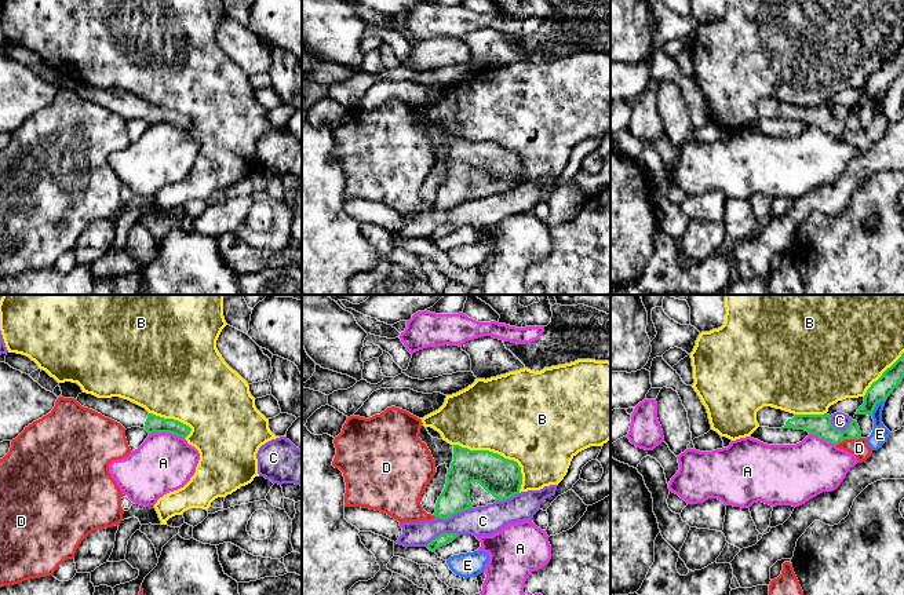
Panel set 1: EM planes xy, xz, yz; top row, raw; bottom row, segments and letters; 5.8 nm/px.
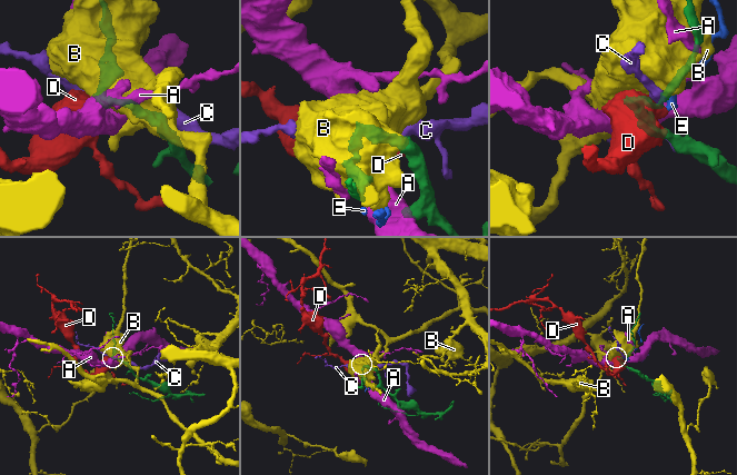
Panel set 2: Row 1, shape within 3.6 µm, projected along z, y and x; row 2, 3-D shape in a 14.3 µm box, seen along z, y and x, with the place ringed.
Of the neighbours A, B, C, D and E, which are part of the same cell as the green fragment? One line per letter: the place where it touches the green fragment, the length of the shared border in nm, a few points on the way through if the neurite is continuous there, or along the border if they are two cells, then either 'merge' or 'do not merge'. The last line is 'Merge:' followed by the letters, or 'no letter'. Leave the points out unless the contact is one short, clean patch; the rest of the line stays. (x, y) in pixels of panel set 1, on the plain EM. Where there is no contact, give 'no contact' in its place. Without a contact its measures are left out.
A: xy (167, 123) | 220 nm | do not merge
B: xz (499, 146) | 480 nm | do not merge
C: xz (454, 205) | 220 nm | do not merge
D: yz (848, 130) | 150 nm | along yz (860, 128), (842, 131), (837, 137) | do not merge
E: yz (875, 97) | 130 nm | do not merge
Merge: no letter

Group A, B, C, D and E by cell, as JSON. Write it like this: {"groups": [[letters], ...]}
{"groups": [["A"], ["B", "D", "E"], ["C"]]}

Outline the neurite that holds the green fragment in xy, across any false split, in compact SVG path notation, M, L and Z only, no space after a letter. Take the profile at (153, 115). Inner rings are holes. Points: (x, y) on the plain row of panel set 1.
M81 84L76 91L81 98L120 114L125 121L141 118L149 125L170 124L182 129L186 129L192 123L189 117L178 112L149 105L145 99L120 88L98 90L92 85Z

